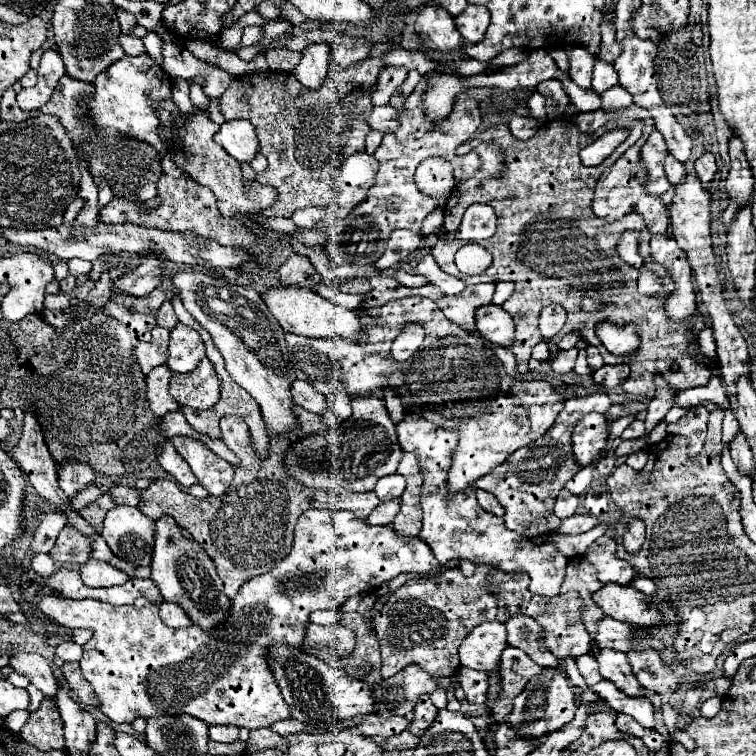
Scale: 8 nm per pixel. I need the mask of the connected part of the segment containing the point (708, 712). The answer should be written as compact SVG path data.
M712 696L708 700L704 700L700 704L700 714L704 718L712 718L718 710L720 710L720 704L722 704L722 698L720 696Z

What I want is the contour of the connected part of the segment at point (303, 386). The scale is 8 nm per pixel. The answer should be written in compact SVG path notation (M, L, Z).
M294 380L290 392L292 392L294 404L298 404L298 406L314 412L314 414L322 414L322 412L324 412L324 408L326 408L326 398L324 398L320 392L316 392L308 382L304 382L304 380Z

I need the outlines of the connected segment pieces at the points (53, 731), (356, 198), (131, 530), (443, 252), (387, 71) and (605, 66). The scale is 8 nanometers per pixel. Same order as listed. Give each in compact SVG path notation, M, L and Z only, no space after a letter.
M44 698L40 708L30 714L30 720L20 730L20 736L40 750L64 750L62 718L58 716L56 702Z
M358 150L348 156L336 178L336 216L344 218L348 212L366 198L368 188L374 184L378 160L366 150Z
M118 506L104 518L102 538L126 562L150 566L154 548L154 522L140 508Z
M438 238L436 246L432 248L432 254L434 254L436 262L440 264L440 268L442 268L444 272L454 274L454 276L460 274L460 270L458 270L456 264L454 264L454 254L456 254L456 250L458 250L460 246L464 246L464 244L466 244L466 240L458 240L458 238L454 238L454 240Z
M384 66L374 88L372 88L372 104L374 106L384 106L388 104L390 96L394 94L394 90L404 82L408 70L406 68L394 68L394 66Z
M594 54L594 78L592 78L592 90L602 96L606 90L620 86L618 72L614 72L614 66L600 58L600 54Z

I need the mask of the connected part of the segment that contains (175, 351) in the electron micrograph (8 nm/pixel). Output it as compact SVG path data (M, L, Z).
M178 322L170 330L166 366L172 372L192 372L202 358L204 358L204 344L200 334L190 326Z

